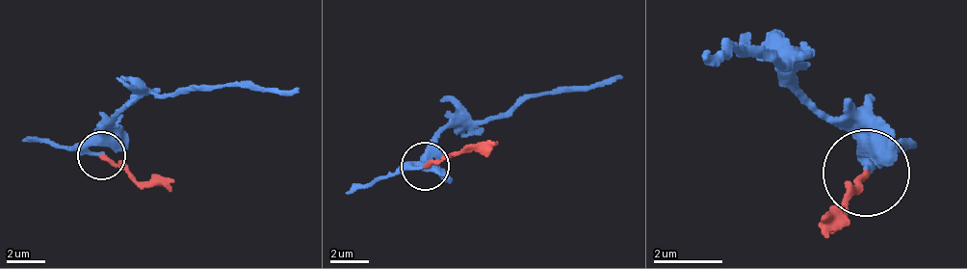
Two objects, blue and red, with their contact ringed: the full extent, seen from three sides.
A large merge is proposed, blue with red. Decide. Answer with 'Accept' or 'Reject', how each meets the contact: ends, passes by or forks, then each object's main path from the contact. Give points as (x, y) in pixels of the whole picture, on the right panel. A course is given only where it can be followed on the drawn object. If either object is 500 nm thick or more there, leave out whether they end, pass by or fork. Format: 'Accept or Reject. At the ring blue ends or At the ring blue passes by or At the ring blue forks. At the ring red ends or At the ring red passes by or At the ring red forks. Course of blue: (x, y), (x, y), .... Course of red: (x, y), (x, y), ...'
Accept. At the ring blue passes by. At the ring red ends. Course of blue: (869, 171), (869, 145), (825, 119), (782, 58), (739, 49), (721, 58), (704, 49). Course of red: (869, 171), (843, 223), (825, 240)

